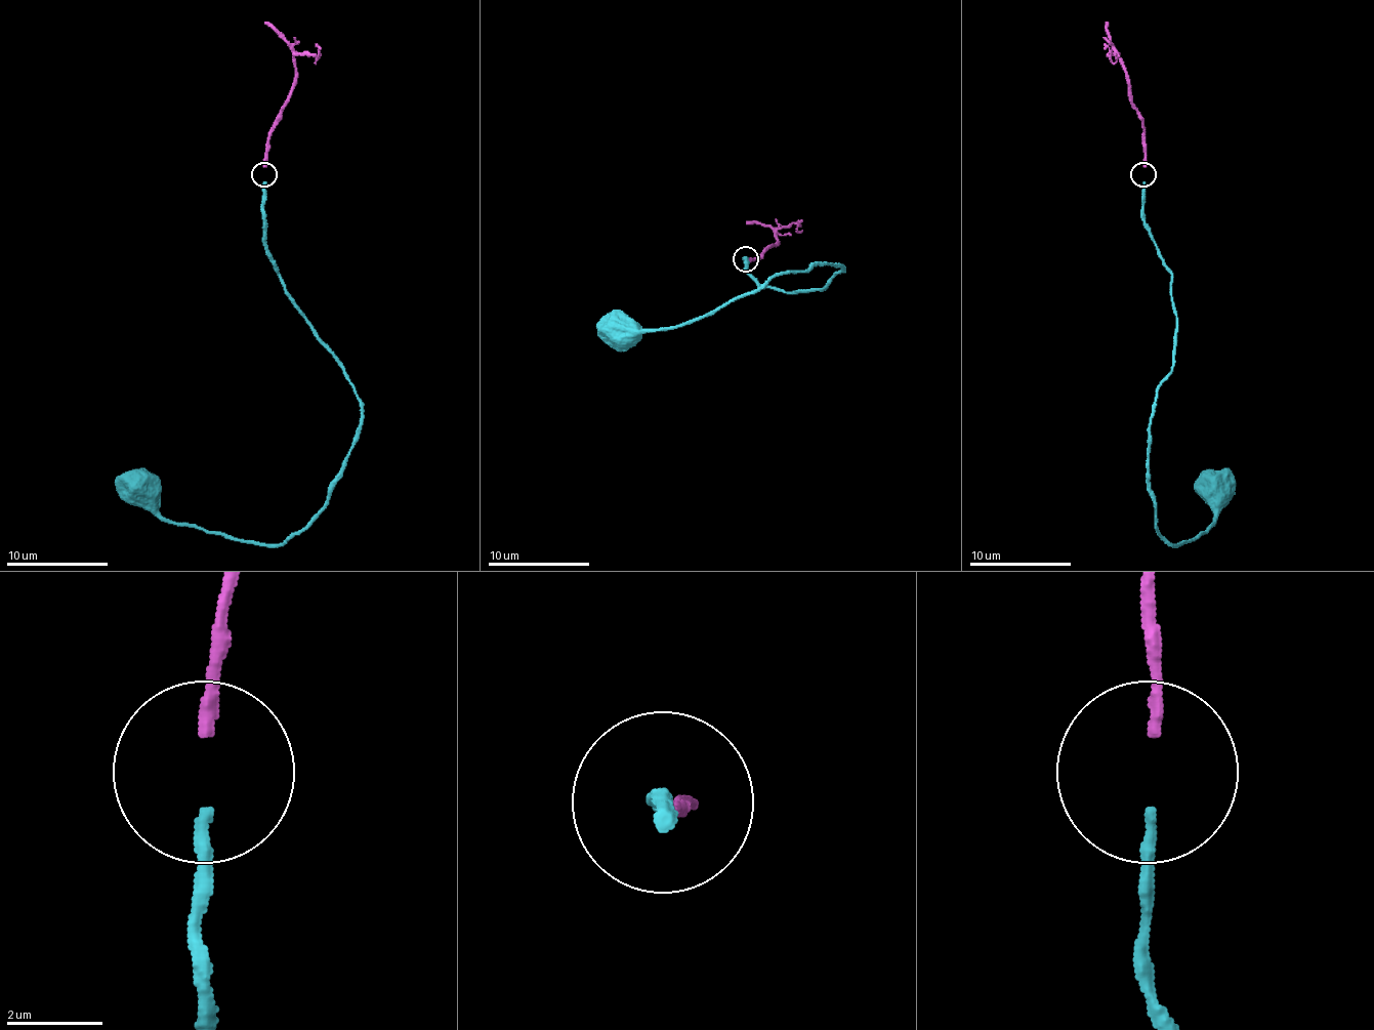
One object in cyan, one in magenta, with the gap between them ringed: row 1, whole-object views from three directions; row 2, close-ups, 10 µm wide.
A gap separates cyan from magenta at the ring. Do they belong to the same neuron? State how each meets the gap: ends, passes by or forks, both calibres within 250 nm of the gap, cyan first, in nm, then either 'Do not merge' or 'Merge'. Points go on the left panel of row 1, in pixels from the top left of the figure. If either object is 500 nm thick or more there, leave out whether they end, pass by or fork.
At the ring cyan ends. At the ring magenta ends. Thickness 240 nm (cyan) against 280 nm. Merge

